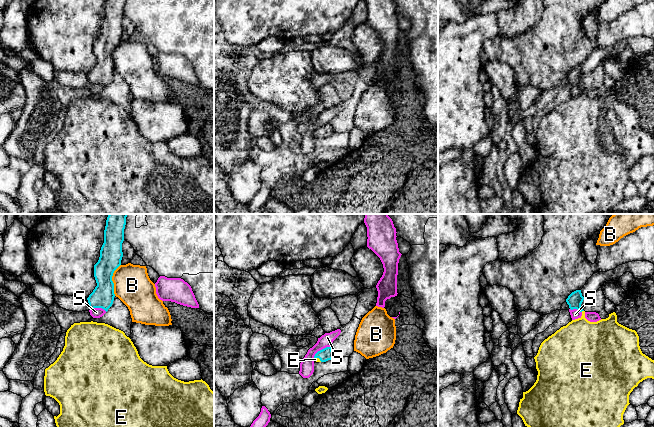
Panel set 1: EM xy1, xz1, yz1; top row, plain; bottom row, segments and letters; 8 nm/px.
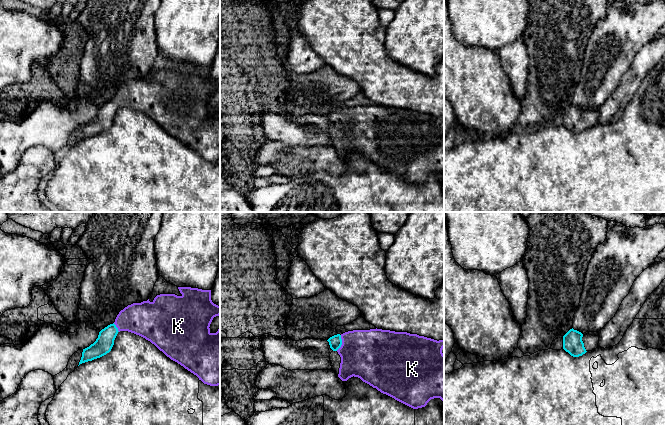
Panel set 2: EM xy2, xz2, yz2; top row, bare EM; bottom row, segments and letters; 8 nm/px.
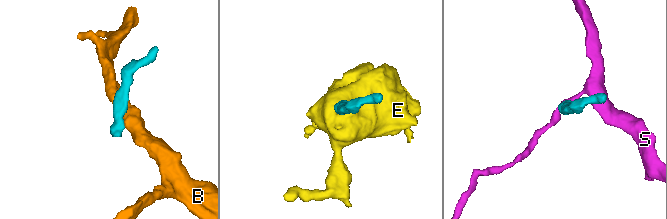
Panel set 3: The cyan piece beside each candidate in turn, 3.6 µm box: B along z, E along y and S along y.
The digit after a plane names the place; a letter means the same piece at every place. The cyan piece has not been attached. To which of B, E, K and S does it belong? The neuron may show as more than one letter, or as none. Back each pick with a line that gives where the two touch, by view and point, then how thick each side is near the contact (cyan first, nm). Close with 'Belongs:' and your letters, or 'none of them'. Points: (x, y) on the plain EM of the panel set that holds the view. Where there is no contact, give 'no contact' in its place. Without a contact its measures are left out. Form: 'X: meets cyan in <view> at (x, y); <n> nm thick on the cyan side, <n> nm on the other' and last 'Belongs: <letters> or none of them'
E: meets cyan in yz1 at (582, 86); 120 nm thick on the cyan side, 360 nm on the other
K: meets cyan in xz2 at (341, 119); 110 nm thick on the cyan side, 400 nm on the other
Belongs: E, K

